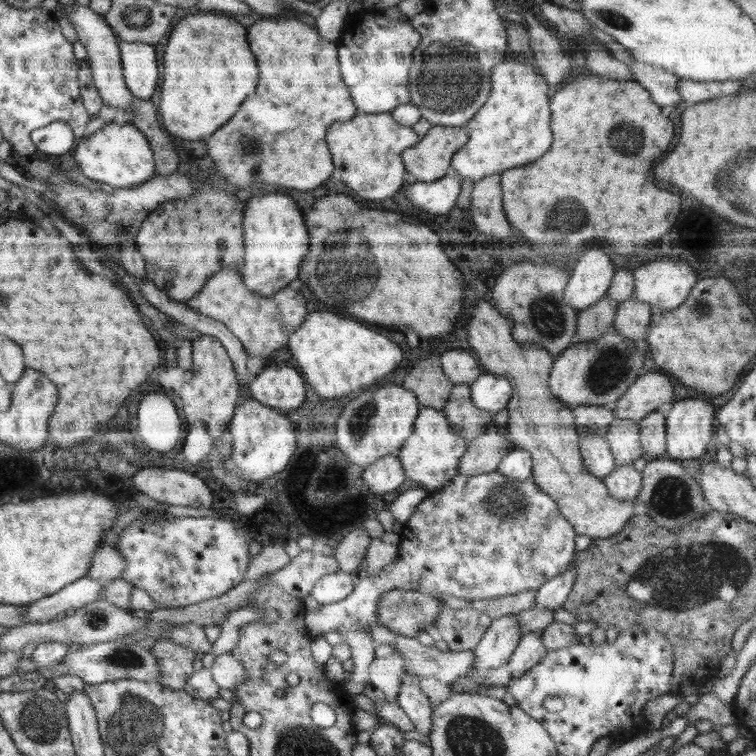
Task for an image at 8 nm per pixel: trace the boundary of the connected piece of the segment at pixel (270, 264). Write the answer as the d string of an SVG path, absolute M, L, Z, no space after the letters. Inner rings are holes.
M278 190L278 194L268 194L268 196L256 196L250 202L246 203L246 209L243 211L243 230L244 230L244 248L246 248L244 258L244 266L239 269L239 274L245 287L262 296L272 296L278 290L286 288L292 280L296 280L298 272L300 272L300 262L304 260L304 256L308 254L308 229L304 226L304 218L302 212L298 210L296 200L292 200L292 196L296 194L282 194L282 190Z

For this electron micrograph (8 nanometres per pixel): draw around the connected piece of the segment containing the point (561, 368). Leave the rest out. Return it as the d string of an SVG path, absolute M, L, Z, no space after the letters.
M615 329L604 332L600 338L592 340L588 344L580 344L576 341L570 348L566 348L554 358L552 370L549 374L550 390L556 400L564 402L570 409L576 406L584 406L584 404L606 406L606 404L615 403L638 378L640 368L644 368L644 350L643 345L630 342L628 338L622 338Z

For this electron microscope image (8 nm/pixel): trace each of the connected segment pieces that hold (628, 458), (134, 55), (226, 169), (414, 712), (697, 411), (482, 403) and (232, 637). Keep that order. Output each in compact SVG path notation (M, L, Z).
M615 418L603 434L614 456L616 466L633 465L643 454L639 426L634 420Z
M120 40L119 48L126 87L135 98L149 101L158 91L156 84L160 78L154 45Z
M268 18L256 22L248 30L248 44L258 60L260 84L256 92L244 100L232 120L208 138L208 156L220 176L238 188L248 188L252 184L278 184L290 190L314 190L334 172L332 156L324 140L328 126L334 122L346 122L357 114L352 96L340 80L337 46L325 42L315 27L296 18Z
M405 672L396 703L409 716L415 730L427 735L432 728L433 707L425 694L424 687L424 681L421 678Z
M682 400L673 402L673 408L665 417L667 457L681 462L689 458L698 458L706 452L712 438L712 420L716 410L704 400Z
M482 371L470 385L470 392L476 408L495 414L506 408L514 389L507 377Z
M261 606L245 607L244 609L234 610L230 612L228 619L221 625L221 634L212 644L210 653L216 657L232 652L239 640L239 630L242 625L251 622L258 622L264 618L265 612Z

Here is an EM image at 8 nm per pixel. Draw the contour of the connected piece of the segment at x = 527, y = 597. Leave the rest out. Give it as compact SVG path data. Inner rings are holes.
M537 590L509 595L508 597L470 601L470 607L490 616L491 619L518 614L533 607Z

